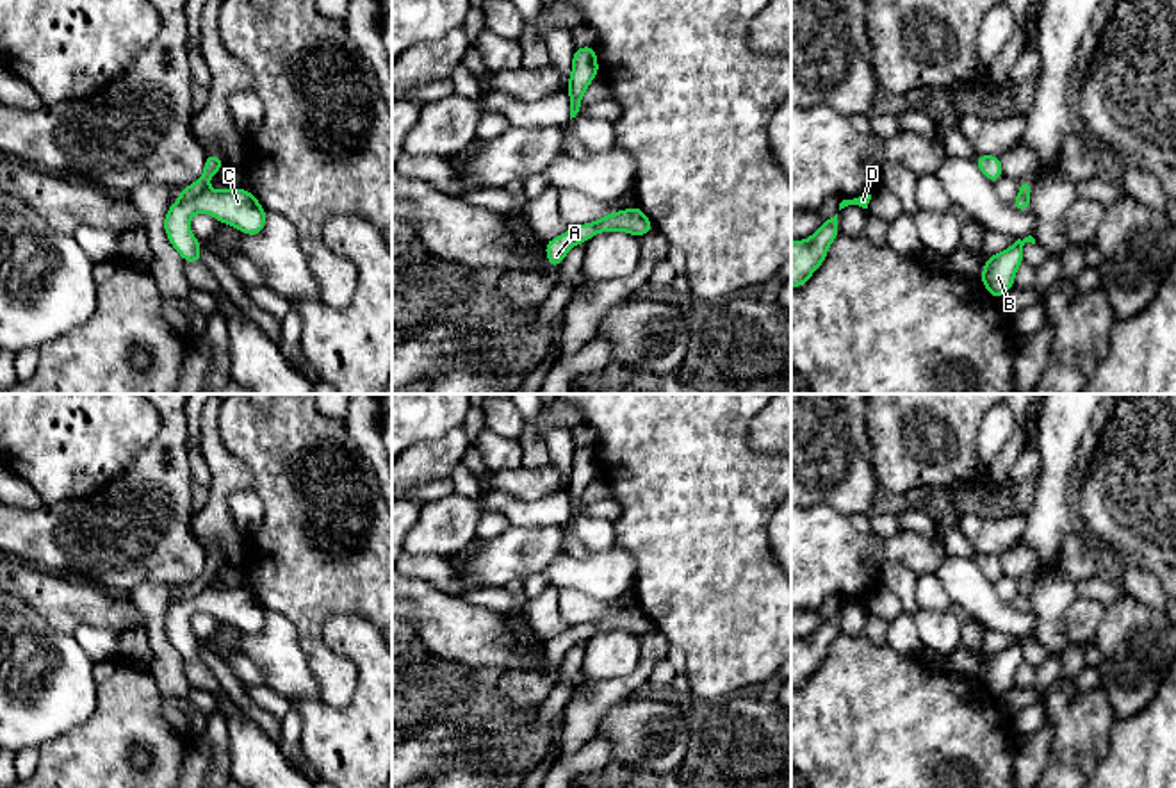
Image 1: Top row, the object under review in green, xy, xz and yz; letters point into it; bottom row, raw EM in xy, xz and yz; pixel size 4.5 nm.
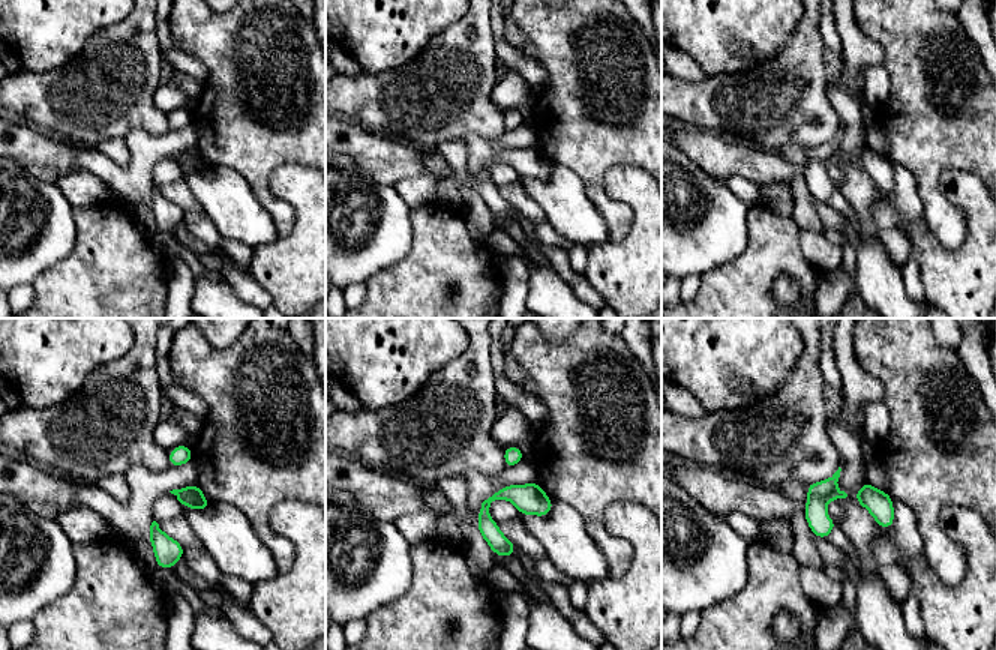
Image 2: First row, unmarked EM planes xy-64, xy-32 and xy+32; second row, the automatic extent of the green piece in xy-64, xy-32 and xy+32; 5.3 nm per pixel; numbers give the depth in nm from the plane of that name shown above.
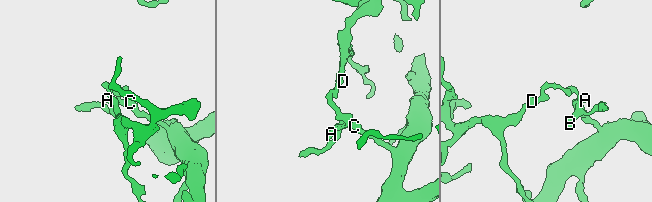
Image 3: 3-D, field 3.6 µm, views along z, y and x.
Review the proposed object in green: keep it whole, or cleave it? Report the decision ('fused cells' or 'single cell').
fused cells

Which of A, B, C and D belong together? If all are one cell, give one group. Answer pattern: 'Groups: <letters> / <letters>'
Groups: A D / B C

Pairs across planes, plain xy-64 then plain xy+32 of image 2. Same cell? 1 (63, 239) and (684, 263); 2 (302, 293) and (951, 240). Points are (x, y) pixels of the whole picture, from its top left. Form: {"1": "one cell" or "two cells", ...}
{"1": "one cell", "2": "two cells"}

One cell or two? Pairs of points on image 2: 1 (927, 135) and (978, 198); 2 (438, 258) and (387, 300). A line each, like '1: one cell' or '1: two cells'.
1: two cells
2: one cell

